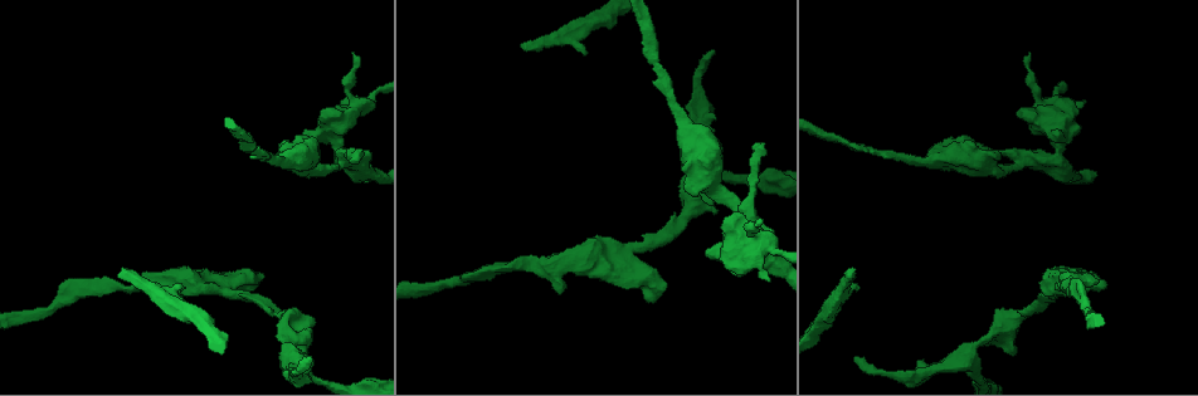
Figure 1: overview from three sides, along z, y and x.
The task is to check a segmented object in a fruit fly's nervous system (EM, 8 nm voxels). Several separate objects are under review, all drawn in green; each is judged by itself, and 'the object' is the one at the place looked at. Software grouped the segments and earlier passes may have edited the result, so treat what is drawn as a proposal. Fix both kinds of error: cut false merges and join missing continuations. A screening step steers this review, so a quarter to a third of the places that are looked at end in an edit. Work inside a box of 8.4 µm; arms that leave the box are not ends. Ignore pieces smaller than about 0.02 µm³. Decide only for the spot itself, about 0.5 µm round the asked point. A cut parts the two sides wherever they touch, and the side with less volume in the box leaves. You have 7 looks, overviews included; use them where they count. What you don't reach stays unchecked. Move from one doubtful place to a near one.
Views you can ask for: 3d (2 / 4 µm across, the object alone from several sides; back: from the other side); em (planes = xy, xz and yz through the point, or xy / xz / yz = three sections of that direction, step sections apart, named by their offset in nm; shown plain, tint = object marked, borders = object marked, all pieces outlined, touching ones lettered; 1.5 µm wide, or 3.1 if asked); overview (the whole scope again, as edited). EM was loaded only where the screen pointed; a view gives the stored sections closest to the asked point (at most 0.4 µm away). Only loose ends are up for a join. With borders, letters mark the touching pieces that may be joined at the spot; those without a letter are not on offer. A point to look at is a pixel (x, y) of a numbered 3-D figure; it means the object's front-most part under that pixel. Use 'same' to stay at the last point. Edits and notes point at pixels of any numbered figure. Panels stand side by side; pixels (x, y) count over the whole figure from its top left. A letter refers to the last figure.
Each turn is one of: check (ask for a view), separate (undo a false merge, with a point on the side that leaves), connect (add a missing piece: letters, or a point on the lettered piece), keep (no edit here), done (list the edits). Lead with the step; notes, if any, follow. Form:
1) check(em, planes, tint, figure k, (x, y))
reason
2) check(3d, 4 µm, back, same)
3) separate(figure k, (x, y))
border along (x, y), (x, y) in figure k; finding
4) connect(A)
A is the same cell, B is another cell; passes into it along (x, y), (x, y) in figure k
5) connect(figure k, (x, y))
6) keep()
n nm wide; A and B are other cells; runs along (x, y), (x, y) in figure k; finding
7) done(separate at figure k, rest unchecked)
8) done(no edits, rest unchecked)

check(em, planes, borders, figure 1, (757, 222))
thin end

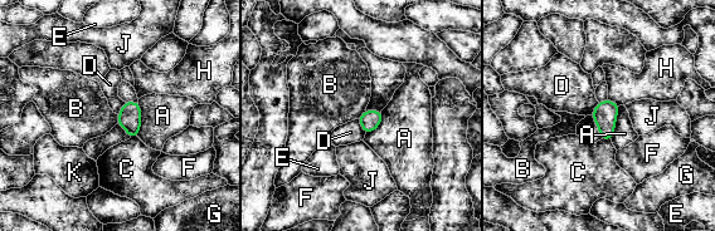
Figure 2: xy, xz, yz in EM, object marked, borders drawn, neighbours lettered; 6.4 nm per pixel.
keep()
A, B, C, D, E, F, G, H, J and K are other cells; border along (358, 119), (365, 133) in figure 2; none of them fits

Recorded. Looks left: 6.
check(em, planes, borders, figure 1, (760, 142))
free end

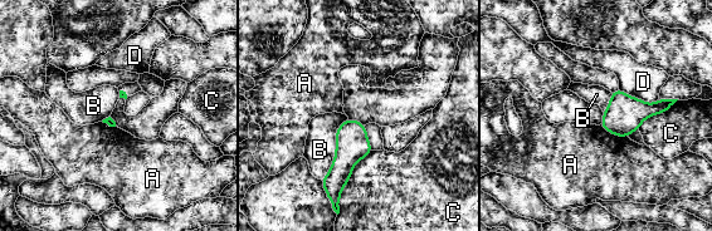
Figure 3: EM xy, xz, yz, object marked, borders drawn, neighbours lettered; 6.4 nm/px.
keep()
B touches over 440 nm; A, B, C and D are other cells; border along (347, 118), (321, 180) in figure 3; none of them fits

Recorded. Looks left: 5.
check(em, planes, borders, figure 1, (650, 299))
an open end

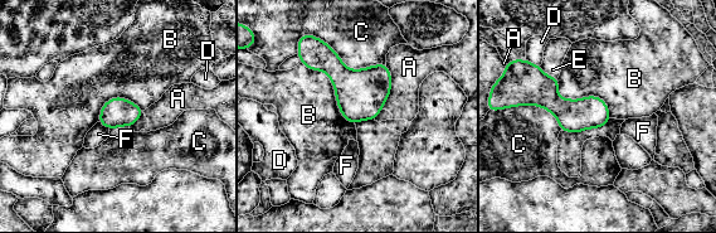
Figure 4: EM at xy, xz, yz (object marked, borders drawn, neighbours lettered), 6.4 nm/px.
keep()
180 nm wide; B touches over 500 nm; A, B, C, D, E and F are other cells; no lettered piece goes on from it

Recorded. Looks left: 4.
done(no edits, rest unchecked)

